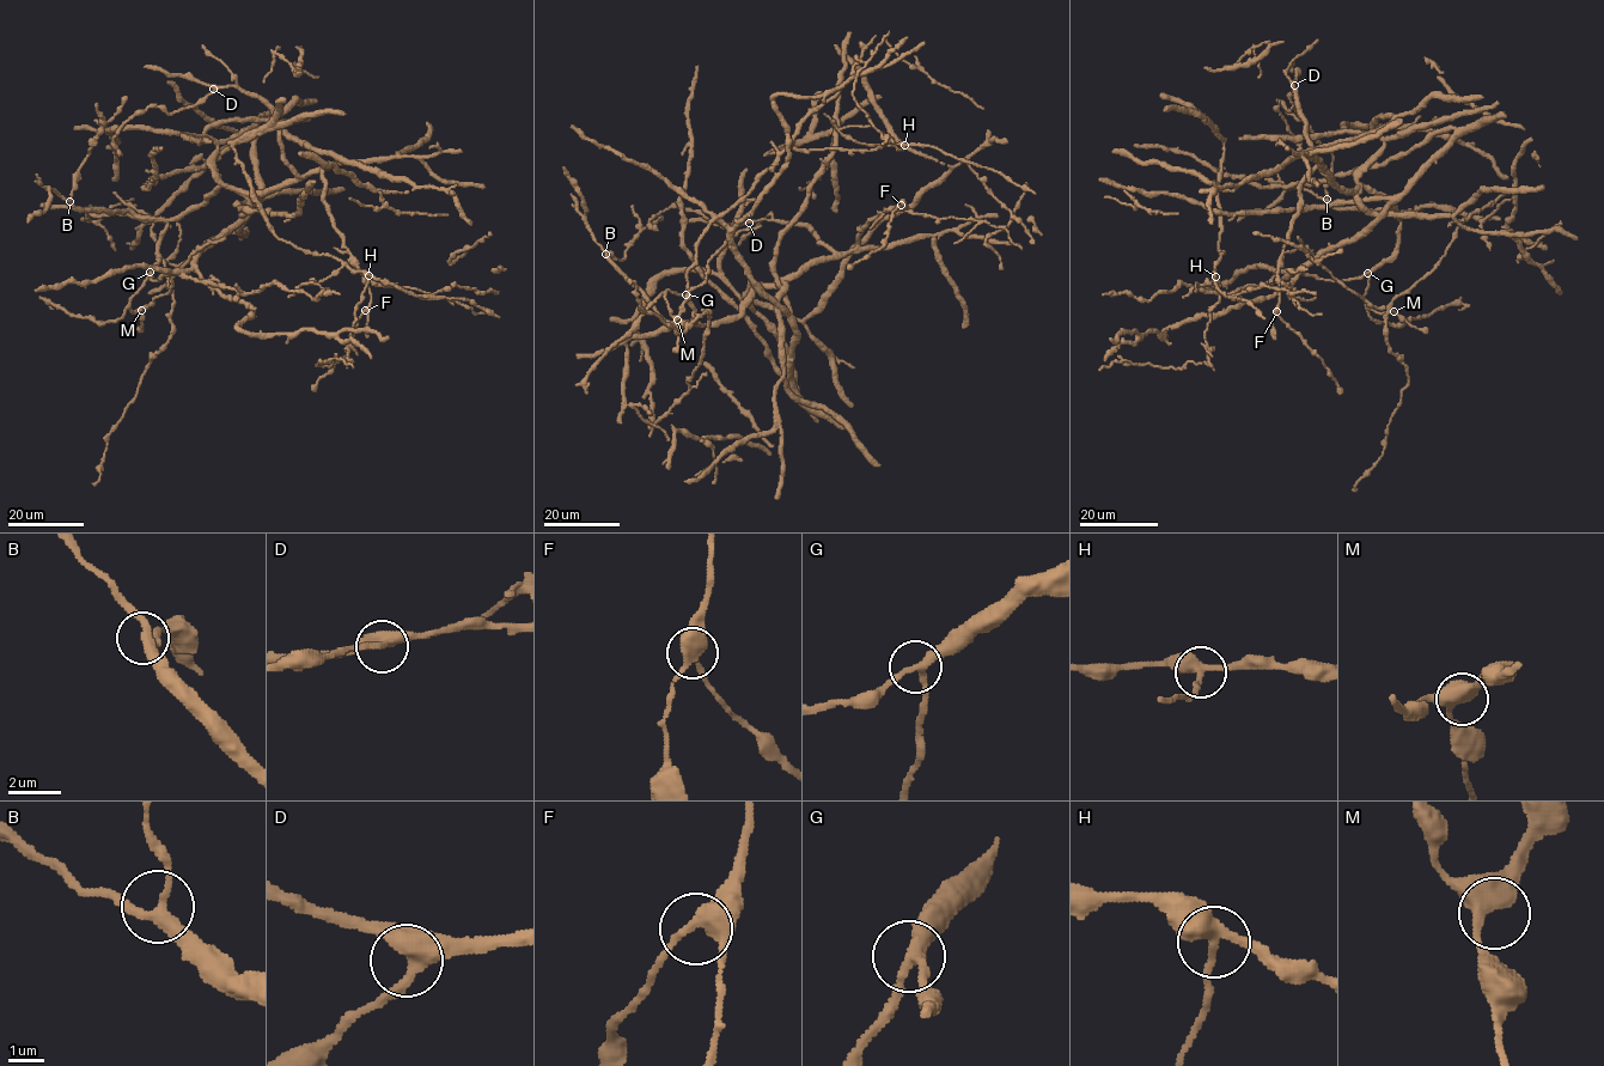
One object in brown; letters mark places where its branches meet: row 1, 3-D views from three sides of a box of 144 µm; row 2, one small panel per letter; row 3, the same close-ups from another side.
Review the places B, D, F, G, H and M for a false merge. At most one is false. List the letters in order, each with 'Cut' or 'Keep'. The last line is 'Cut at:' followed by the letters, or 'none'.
B: Keep
D: Keep
F: Keep
G: Keep
H: Cut
M: Keep
Cut at: H

